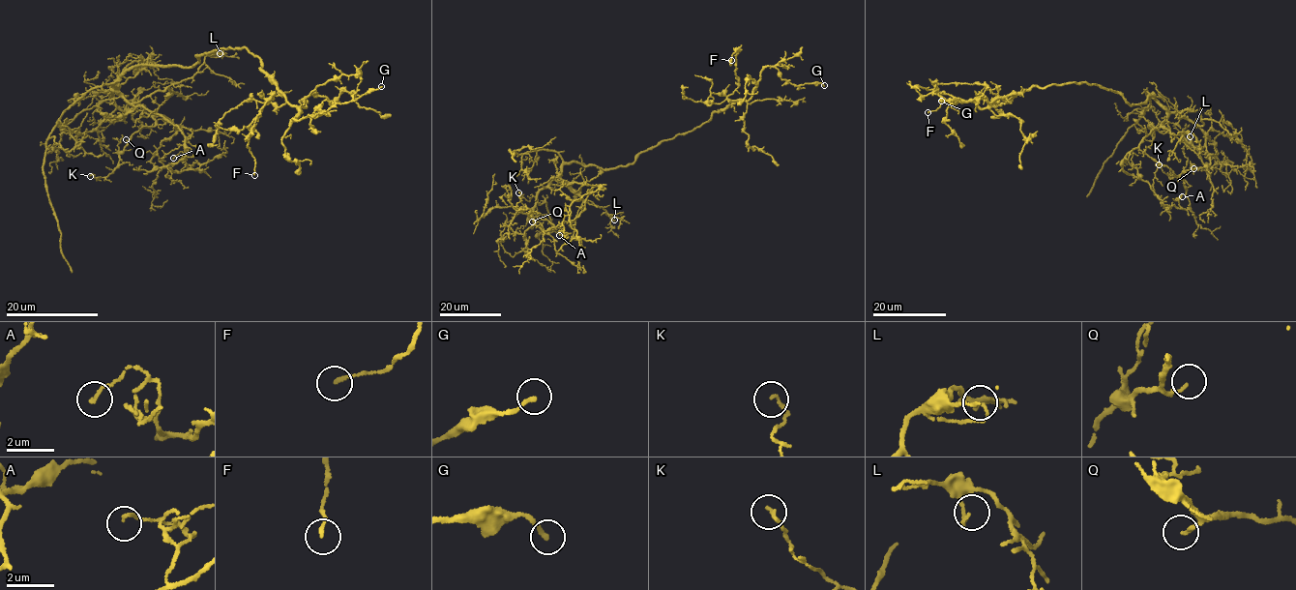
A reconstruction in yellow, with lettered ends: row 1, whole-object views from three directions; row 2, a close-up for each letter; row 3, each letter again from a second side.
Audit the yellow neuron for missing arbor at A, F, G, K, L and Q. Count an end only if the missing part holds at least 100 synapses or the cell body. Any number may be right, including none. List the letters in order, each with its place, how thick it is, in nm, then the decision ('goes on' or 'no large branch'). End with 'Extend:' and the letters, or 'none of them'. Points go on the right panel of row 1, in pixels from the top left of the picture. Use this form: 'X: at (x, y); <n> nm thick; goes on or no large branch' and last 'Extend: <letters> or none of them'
A: at (1182, 196); 120 nm thick; no large branch
F: at (927, 112); 140 nm thick; no large branch
G: at (941, 101); 160 nm thick; no large branch
K: at (1159, 164); 110 nm thick; no large branch
L: at (1190, 136); 100 nm thick; no large branch
Q: at (1193, 168); 130 nm thick; no large branch
Extend: none of them

